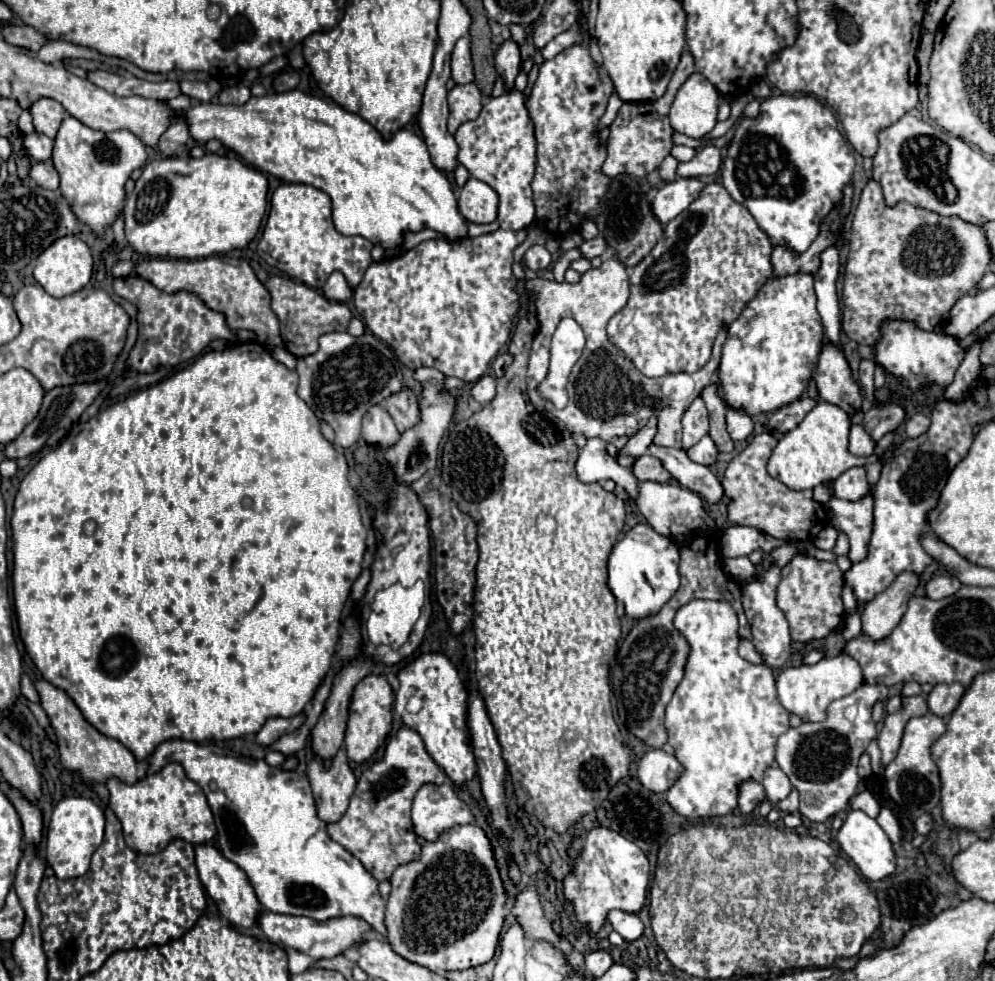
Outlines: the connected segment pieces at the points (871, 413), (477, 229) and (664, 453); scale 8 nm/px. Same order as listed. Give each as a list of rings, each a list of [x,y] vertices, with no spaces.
[[[884,402],[884,408],[872,406],[864,414],[864,428],[878,442],[886,432],[894,432],[902,420],[904,420],[904,410],[896,404]]]
[[[498,222],[490,224],[468,224],[468,236],[478,236],[478,234],[490,234],[490,230],[498,230]]]
[[[652,444],[650,454],[664,464],[664,468],[680,482],[680,486],[700,494],[710,504],[716,504],[722,500],[724,492],[718,478],[712,474],[712,470],[708,466],[692,462],[684,450],[662,448]]]

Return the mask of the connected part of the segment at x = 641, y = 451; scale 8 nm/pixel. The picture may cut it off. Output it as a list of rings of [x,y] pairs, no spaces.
[[[650,418],[648,424],[646,424],[638,434],[634,434],[634,436],[628,440],[628,444],[624,446],[622,452],[628,454],[628,456],[634,456],[634,458],[648,454],[648,446],[652,444],[656,432],[658,432],[658,418]]]

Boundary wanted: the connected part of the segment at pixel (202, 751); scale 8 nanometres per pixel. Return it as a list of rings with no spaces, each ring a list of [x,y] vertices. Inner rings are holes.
[[[168,740],[160,744],[152,754],[148,772],[158,772],[162,766],[166,766],[166,762],[180,762],[188,778],[202,786],[214,814],[218,848],[226,860],[238,864],[248,874],[250,884],[264,910],[292,916],[308,916],[314,920],[328,920],[350,914],[364,918],[374,930],[386,934],[384,900],[378,892],[378,882],[350,852],[346,852],[328,836],[326,822],[316,816],[316,806],[306,774],[270,768],[264,760],[238,756],[232,750],[186,740]]]

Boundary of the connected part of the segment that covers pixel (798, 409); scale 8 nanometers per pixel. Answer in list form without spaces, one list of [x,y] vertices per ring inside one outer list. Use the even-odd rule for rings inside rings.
[[[802,396],[782,408],[778,408],[776,412],[770,414],[770,420],[768,420],[768,426],[770,430],[780,430],[780,432],[788,432],[792,428],[796,428],[804,416],[816,406],[818,402],[812,400],[810,396]]]

